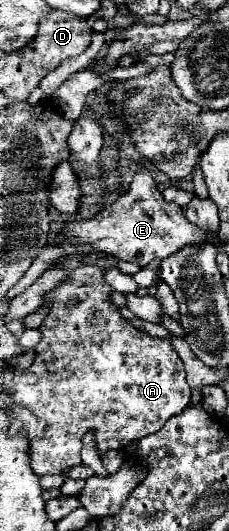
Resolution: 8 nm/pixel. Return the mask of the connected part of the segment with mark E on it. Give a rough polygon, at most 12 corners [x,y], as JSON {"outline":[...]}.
{"outline":[[146,165],[92,219],[64,233],[146,267],[210,243],[166,203]]}

